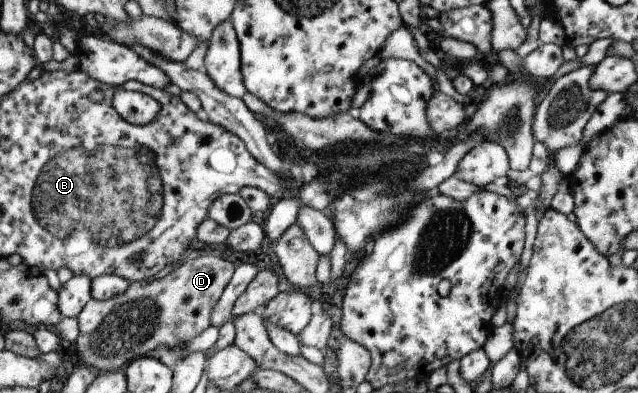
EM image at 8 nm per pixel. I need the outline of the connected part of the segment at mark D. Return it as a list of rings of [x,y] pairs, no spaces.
[[[199,256],[184,261],[161,279],[131,283],[131,287],[124,294],[110,300],[99,301],[92,298],[87,308],[77,317],[79,335],[75,341],[75,347],[81,362],[98,373],[109,373],[126,364],[130,365],[137,358],[158,354],[163,349],[174,349],[183,344],[186,345],[198,334],[208,330],[208,326],[211,325],[212,310],[223,297],[227,286],[231,284],[236,269],[237,267],[230,260],[224,260],[219,256]]]

